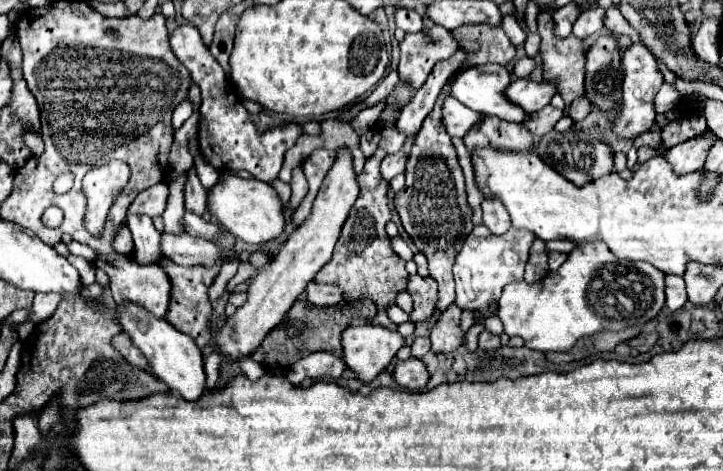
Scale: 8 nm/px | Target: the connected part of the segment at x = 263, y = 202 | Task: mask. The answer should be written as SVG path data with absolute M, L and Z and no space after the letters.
M221 173L219 181L207 191L207 209L211 219L225 227L231 235L255 245L275 239L285 227L279 195L269 183L259 179L243 179L233 173Z

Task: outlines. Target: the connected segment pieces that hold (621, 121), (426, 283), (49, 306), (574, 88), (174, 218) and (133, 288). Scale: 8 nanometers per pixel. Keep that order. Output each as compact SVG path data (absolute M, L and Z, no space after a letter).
M635 41L621 53L621 65L623 65L623 105L615 119L615 131L621 137L637 137L639 133L645 133L655 123L655 95L665 83L663 73L657 67L657 59L651 55L645 43Z
M410 275L406 291L413 297L413 313L410 320L423 321L433 315L435 303L437 303L437 287L435 279L421 277L421 275Z
M36 293L31 313L26 321L31 321L35 324L46 321L55 312L62 300L63 297L57 293Z
M555 9L541 11L539 17L537 17L539 35L541 35L539 55L541 55L541 61L543 61L543 79L545 81L553 81L557 85L557 91L563 97L565 105L569 105L573 99L577 99L577 97L581 97L585 93L583 79L585 79L585 53L587 53L587 49L585 49L585 41L577 39L575 35L569 35L565 39L555 35L553 11Z
M179 175L169 183L169 203L163 213L163 223L165 223L163 233L171 233L171 235L185 233L183 231L183 211L185 211L183 183L185 183L185 175Z
M127 259L123 269L107 273L111 277L111 293L115 303L133 301L149 309L155 317L163 317L171 303L171 279L159 265L137 265Z

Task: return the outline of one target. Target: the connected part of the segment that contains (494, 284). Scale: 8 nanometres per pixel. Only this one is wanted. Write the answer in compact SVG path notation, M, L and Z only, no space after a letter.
M477 225L471 231L471 235L465 239L463 249L459 251L453 265L455 289L457 289L455 303L461 309L469 309L469 311L477 309L483 315L489 315L489 303L499 299L503 287L513 281L523 281L529 249L533 241L535 235L531 235L529 231L509 229L505 235L493 235L485 225Z

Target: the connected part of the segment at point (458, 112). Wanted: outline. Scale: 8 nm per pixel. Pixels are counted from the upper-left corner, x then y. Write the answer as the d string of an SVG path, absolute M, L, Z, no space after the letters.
M447 95L447 99L443 101L443 125L451 137L463 137L477 121L479 113L471 111L455 97Z

